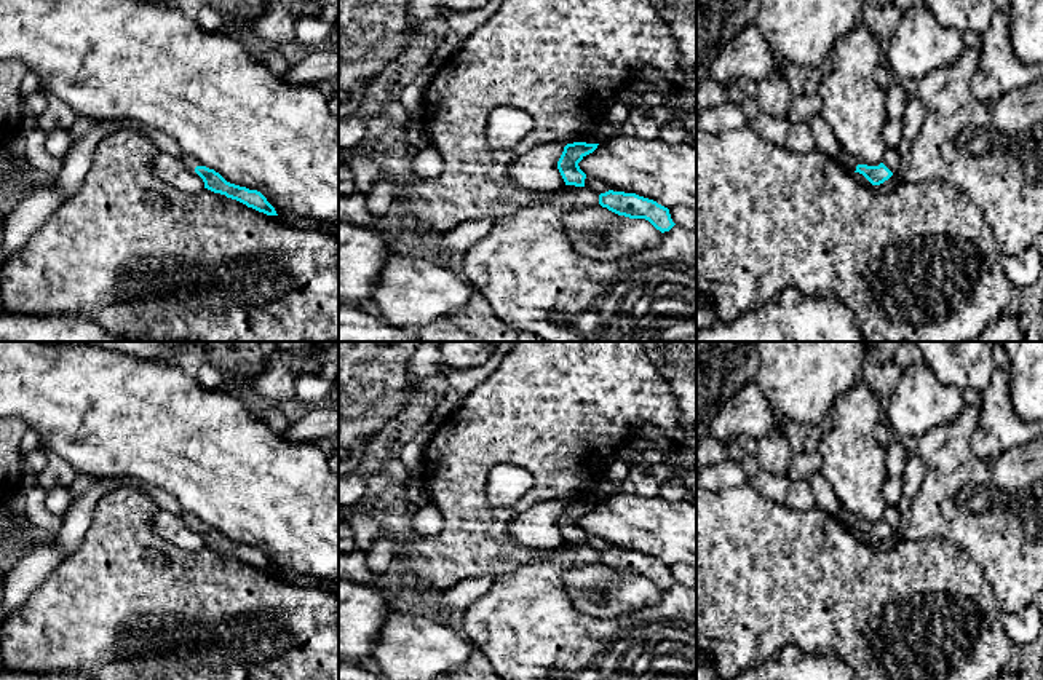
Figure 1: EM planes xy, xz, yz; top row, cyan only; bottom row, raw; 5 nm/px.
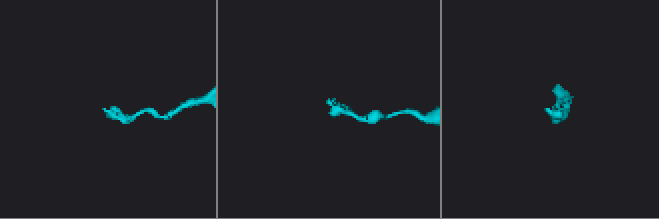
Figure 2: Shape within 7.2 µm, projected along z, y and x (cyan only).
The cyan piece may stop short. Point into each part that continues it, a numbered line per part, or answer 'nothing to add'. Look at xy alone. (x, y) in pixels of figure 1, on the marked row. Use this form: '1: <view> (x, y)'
nothing to add

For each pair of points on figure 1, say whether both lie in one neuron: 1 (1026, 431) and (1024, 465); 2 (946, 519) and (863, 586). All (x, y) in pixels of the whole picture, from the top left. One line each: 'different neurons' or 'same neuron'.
1: different neurons
2: different neurons

